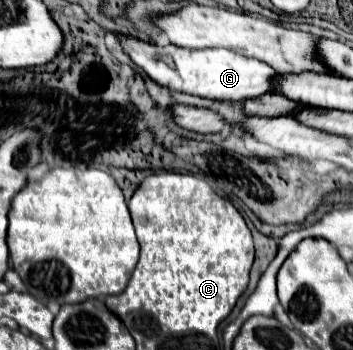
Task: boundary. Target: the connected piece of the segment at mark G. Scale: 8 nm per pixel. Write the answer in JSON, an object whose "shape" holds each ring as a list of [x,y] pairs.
{"shape":[[[112,31],[112,35],[118,39],[122,51],[158,85],[178,91],[178,93],[188,93],[188,95],[198,95],[204,99],[226,99],[226,101],[242,101],[242,99],[252,99],[264,93],[272,93],[272,81],[276,79],[276,71],[252,57],[244,57],[226,49],[184,49],[176,45],[152,45],[146,43],[134,35],[124,35],[118,31]]]}

